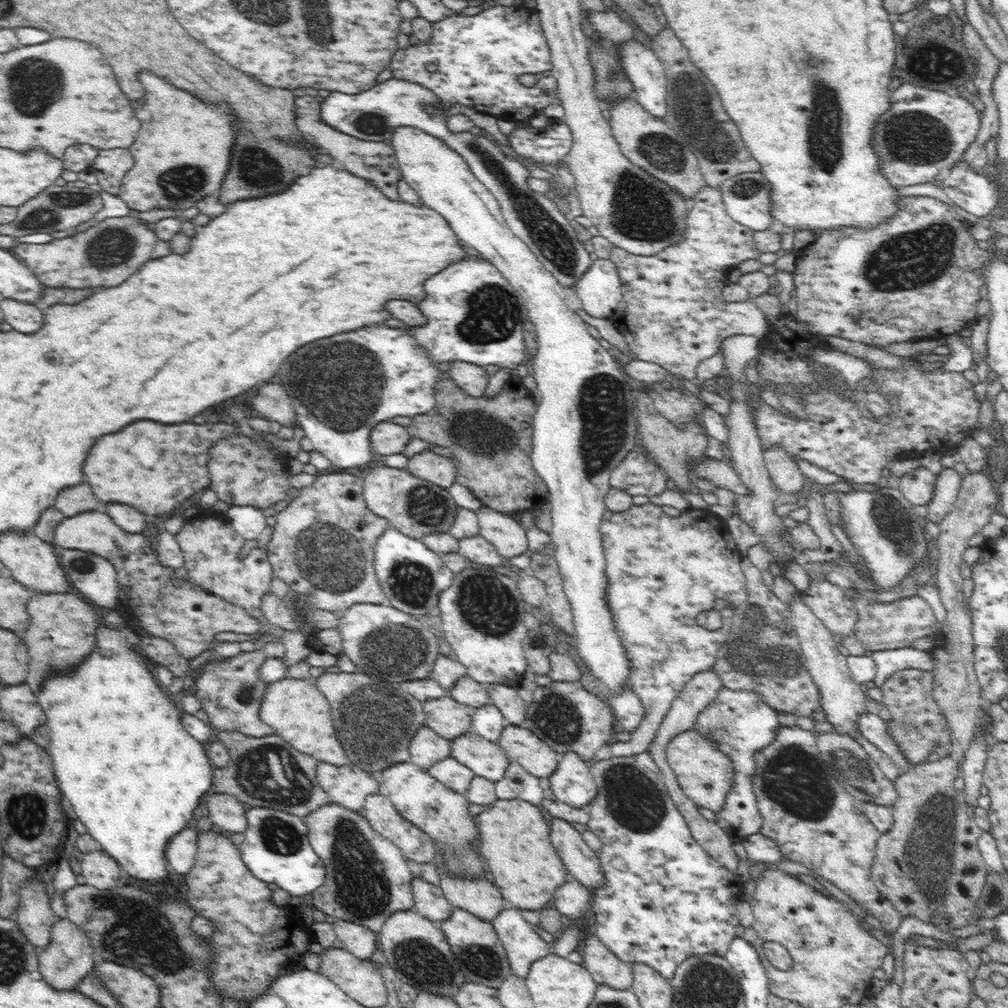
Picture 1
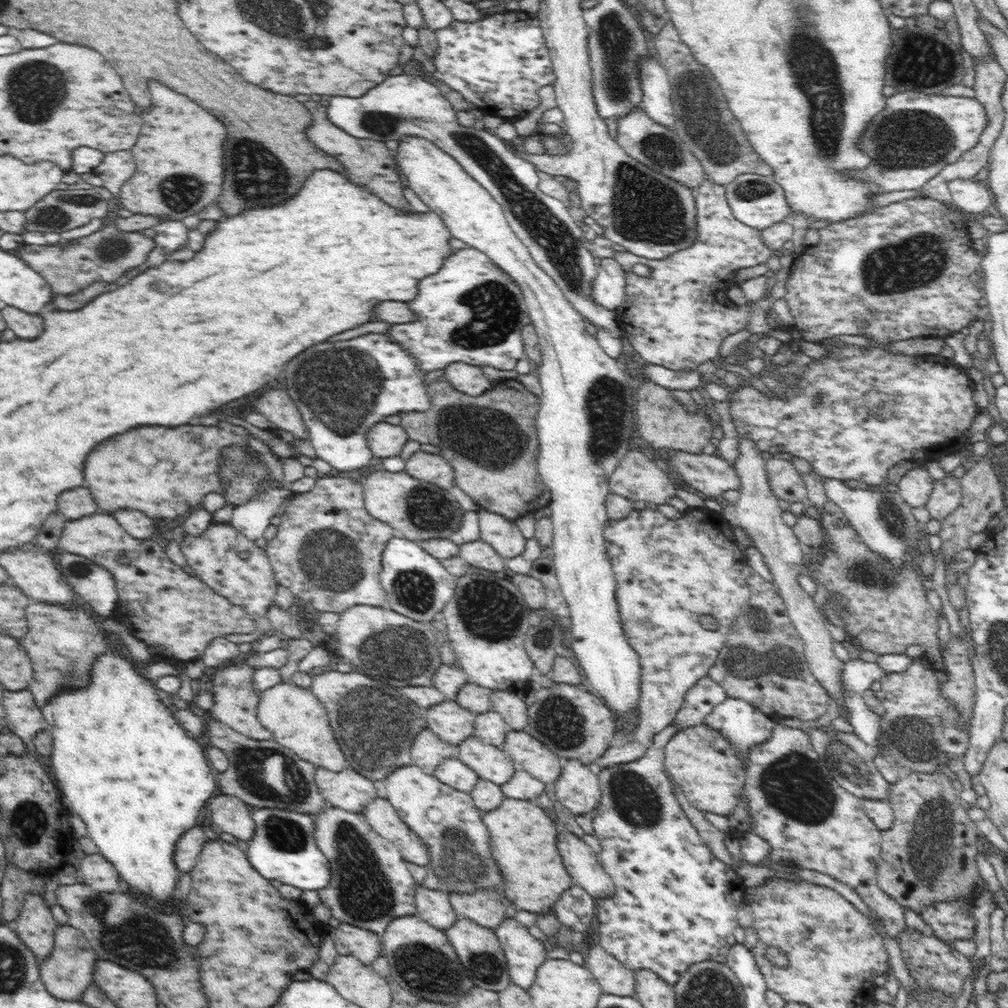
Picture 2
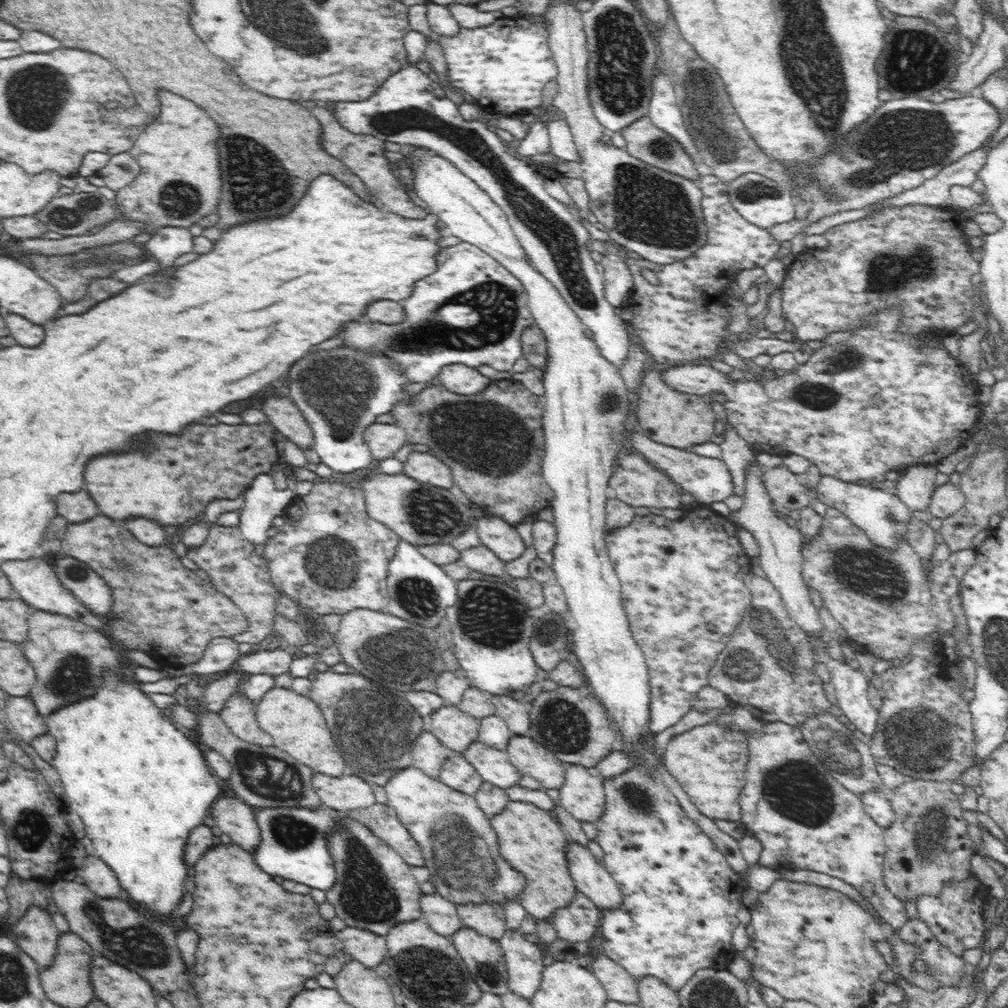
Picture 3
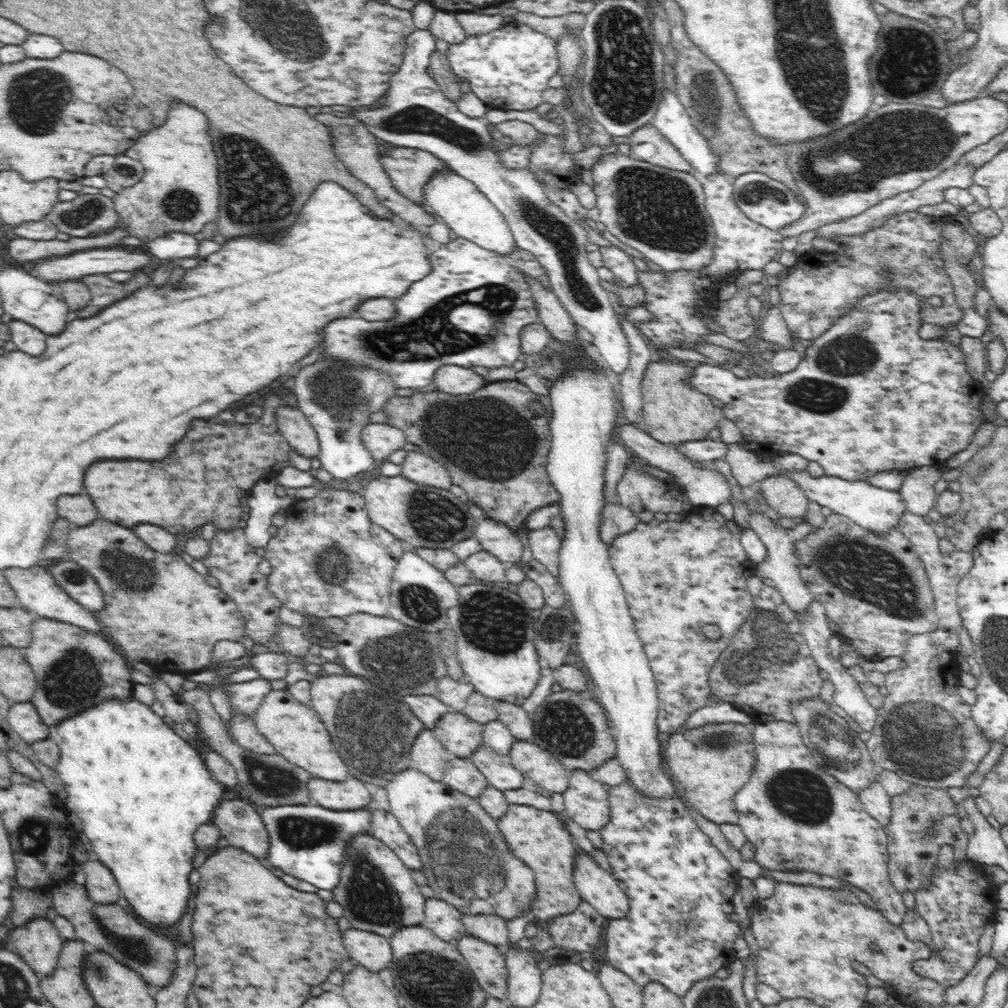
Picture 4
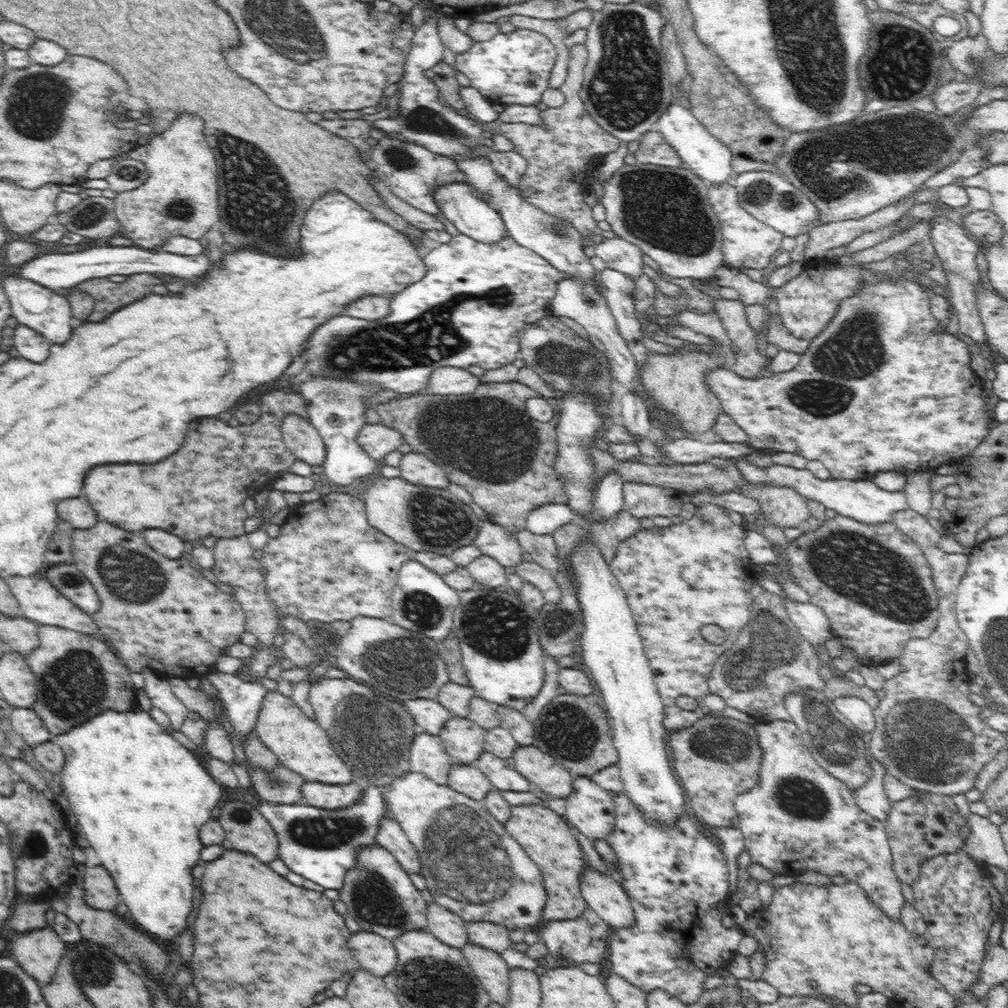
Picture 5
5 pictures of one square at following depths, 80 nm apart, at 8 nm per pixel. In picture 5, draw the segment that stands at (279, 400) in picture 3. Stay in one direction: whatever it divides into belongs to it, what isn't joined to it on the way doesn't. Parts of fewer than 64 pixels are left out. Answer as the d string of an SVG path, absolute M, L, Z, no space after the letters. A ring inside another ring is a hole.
M296 414L284 416L281 424L281 435L285 445L293 456L311 466L320 466L326 458L324 441L309 420Z

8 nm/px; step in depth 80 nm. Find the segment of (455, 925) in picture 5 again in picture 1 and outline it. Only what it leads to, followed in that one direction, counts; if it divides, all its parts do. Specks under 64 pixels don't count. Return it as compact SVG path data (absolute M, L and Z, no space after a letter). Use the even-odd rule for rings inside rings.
M413 878L411 882L415 911L428 920L436 923L452 916L453 907L444 897L442 887L432 885L420 878Z

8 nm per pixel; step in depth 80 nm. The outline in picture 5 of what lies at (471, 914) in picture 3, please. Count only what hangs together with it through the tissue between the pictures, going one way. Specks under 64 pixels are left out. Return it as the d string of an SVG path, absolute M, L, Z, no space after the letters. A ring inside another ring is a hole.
M486 921L467 922L465 930L470 943L494 951L499 955L512 944L508 937L509 930L500 924Z

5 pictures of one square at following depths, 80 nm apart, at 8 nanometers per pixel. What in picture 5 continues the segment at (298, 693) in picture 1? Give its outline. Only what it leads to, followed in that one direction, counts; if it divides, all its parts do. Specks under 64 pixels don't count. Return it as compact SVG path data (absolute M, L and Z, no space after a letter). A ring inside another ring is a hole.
M278 691L266 693L254 732L264 746L276 755L278 762L304 777L305 781L335 785L348 784L355 780L354 774L343 761L343 755L331 743L326 730L318 724L318 721L309 719L290 697Z

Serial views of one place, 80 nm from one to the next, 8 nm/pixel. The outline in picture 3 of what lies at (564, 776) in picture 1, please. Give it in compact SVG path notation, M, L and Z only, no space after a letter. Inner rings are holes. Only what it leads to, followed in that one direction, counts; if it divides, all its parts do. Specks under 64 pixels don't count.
M579 764L563 765L565 779L559 788L559 805L578 821L595 824L605 809L605 790L600 777Z

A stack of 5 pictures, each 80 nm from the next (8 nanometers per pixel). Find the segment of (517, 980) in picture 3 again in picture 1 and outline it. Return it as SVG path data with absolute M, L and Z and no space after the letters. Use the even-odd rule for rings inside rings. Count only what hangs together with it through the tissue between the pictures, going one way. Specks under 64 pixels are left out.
M509 905L491 923L504 947L512 973L522 980L528 978L535 960L552 952L550 945L522 918L516 907Z

